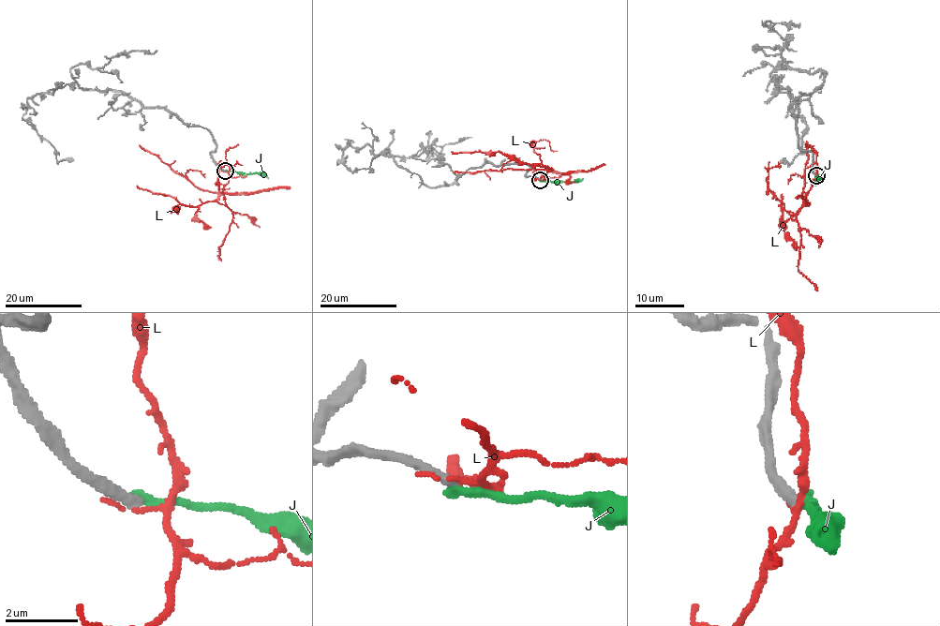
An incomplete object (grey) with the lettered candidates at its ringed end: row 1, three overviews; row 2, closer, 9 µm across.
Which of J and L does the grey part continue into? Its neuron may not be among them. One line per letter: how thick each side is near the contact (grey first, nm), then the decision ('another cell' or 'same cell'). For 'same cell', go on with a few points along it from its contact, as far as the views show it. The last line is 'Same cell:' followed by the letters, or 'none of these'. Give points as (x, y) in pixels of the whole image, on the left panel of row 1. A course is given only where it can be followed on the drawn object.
J: 300/240 nm | another cell
L: 320/120 nm | another cell
Same cell: none of these

